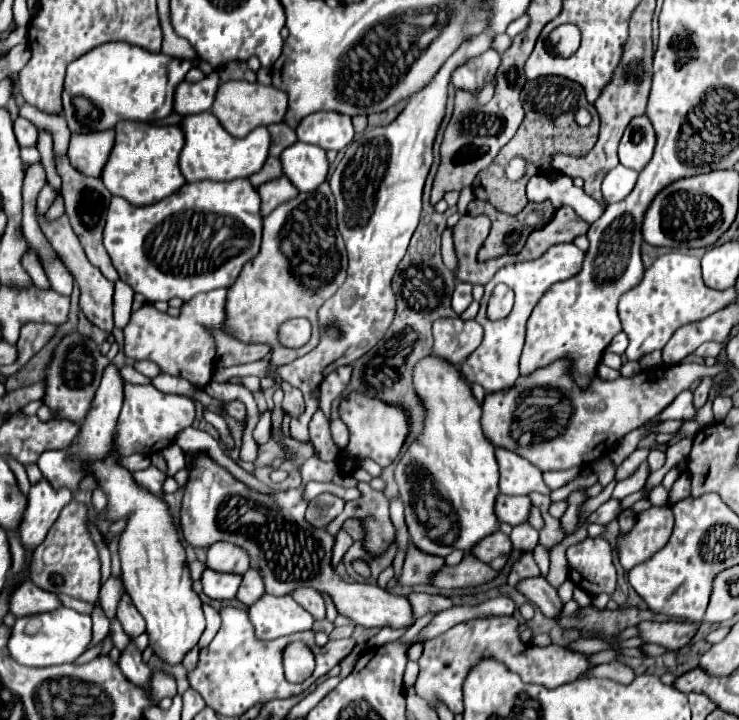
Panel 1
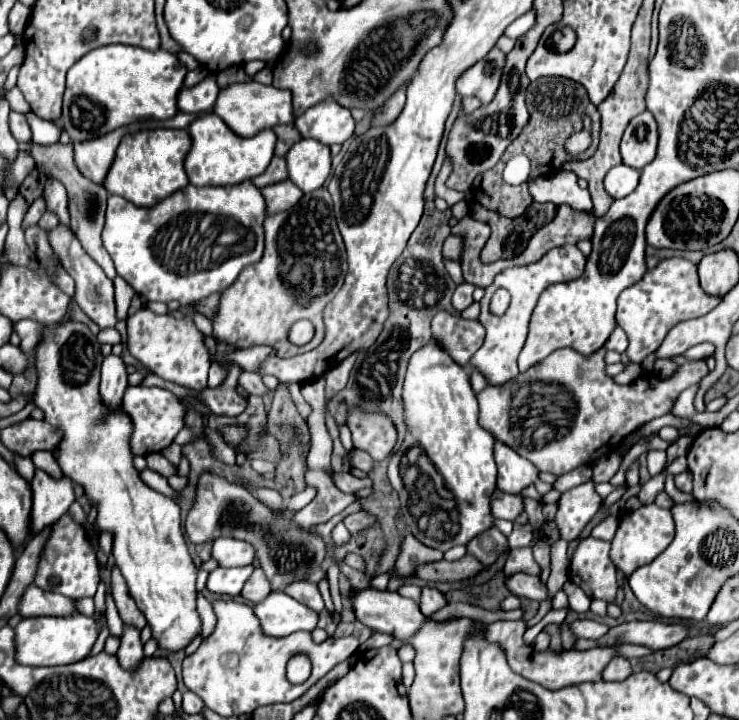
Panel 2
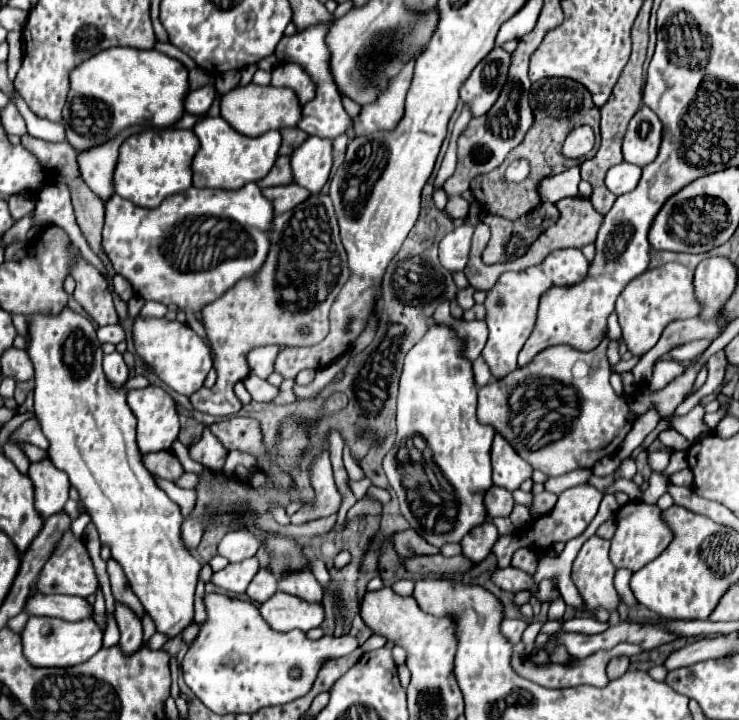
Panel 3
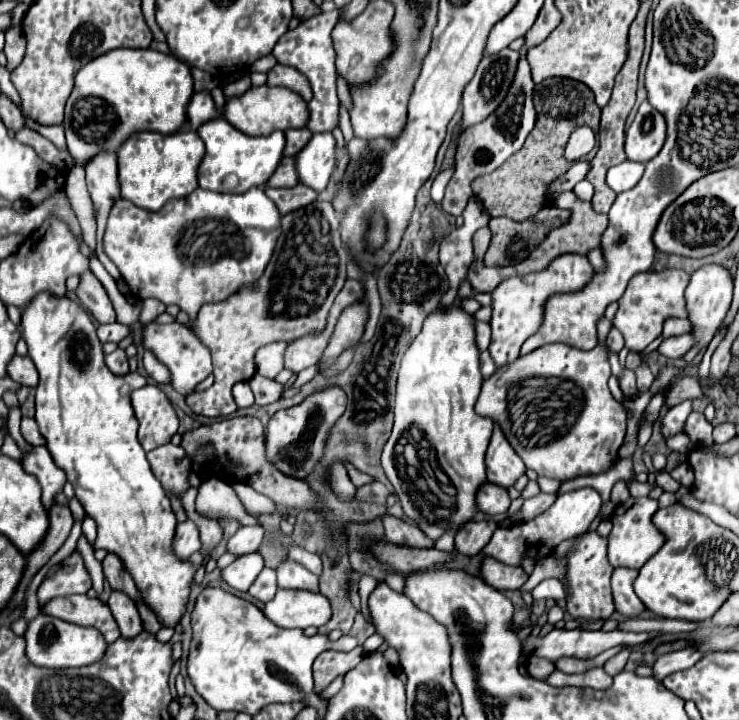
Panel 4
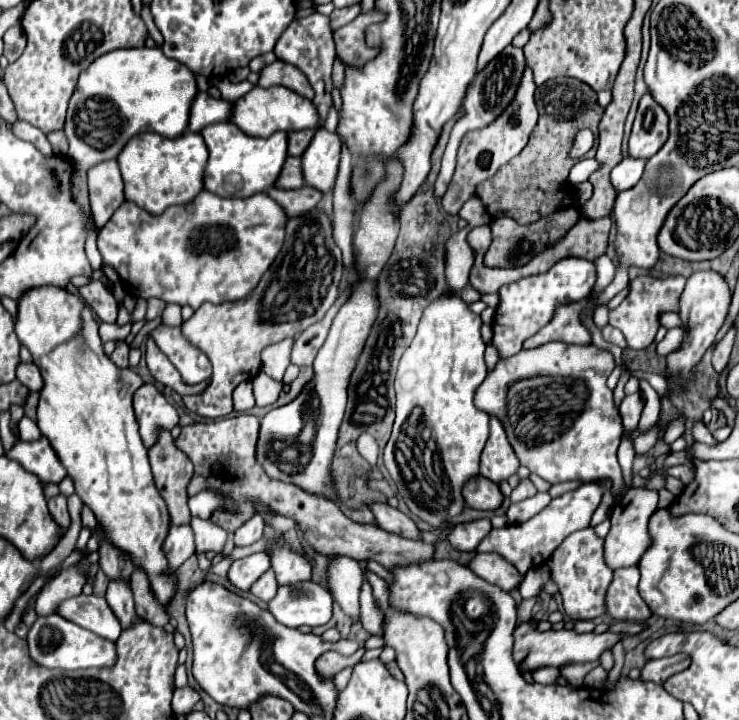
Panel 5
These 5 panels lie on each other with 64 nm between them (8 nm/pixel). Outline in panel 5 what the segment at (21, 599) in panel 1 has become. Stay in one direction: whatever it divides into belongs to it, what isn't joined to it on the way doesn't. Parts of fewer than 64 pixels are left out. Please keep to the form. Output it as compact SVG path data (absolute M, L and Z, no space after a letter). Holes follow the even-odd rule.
M74 596L68 598L64 602L60 602L60 606L56 608L56 614L64 616L70 622L76 622L78 626L96 632L98 636L116 642L122 628L120 622L116 620L114 612L108 608L104 598L98 596Z

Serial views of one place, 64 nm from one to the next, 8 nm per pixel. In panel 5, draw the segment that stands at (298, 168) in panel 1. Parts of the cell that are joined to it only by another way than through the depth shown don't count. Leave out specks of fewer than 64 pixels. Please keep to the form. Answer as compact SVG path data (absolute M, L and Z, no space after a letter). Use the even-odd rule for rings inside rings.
M318 128L302 156L302 176L308 186L328 192L334 186L340 162L340 136Z

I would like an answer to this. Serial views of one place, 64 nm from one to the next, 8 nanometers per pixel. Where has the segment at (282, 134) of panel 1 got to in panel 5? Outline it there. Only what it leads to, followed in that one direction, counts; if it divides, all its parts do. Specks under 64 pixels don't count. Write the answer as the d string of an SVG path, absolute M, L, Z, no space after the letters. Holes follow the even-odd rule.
M306 128L300 132L288 132L288 156L302 156L310 144L314 132L316 132L314 128Z

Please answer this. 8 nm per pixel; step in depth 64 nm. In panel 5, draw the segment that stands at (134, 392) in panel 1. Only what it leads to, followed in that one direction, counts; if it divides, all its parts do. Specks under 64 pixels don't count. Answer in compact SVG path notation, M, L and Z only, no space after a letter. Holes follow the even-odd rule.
M144 384L136 390L134 412L146 448L156 444L158 434L162 430L172 430L178 424L176 408L160 394L160 390L154 384Z

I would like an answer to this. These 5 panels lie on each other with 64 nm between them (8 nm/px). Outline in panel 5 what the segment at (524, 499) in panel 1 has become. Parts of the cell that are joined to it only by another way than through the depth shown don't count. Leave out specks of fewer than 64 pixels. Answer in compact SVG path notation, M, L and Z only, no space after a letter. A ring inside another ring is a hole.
M476 476L464 486L464 498L468 508L476 510L496 510L504 502L504 494L500 492L498 484L484 476Z

